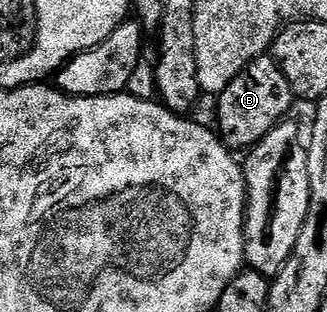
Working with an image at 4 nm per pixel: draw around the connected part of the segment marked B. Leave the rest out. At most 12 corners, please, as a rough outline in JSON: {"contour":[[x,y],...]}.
{"contour":[[271,53],[215,99],[214,126],[244,152],[296,101]]}

